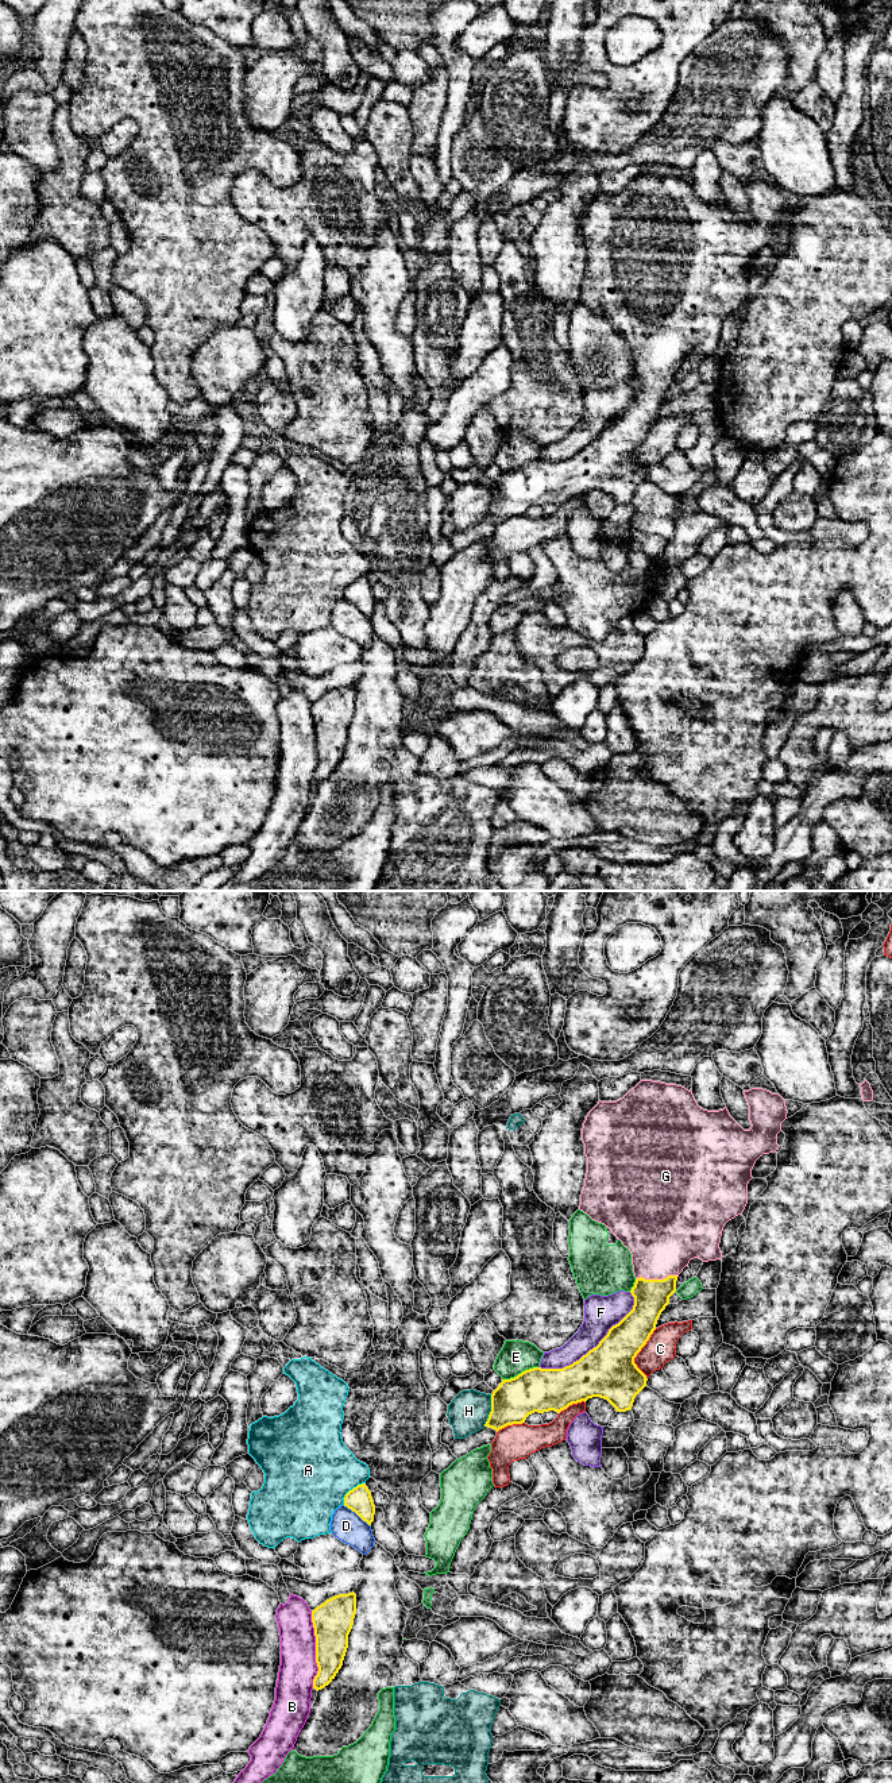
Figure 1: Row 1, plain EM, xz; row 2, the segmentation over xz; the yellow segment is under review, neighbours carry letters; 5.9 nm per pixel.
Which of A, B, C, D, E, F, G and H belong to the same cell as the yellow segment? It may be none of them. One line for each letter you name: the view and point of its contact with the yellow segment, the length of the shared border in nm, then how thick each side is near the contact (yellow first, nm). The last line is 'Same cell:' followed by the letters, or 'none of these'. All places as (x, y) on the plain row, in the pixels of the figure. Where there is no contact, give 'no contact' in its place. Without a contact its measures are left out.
G: contact xz (656, 373); length 260 nm; calibres 200 and 400 nm
Same cell: G

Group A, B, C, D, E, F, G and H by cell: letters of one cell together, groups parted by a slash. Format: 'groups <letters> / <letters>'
groups A / B / C / D / E / F / G / H

